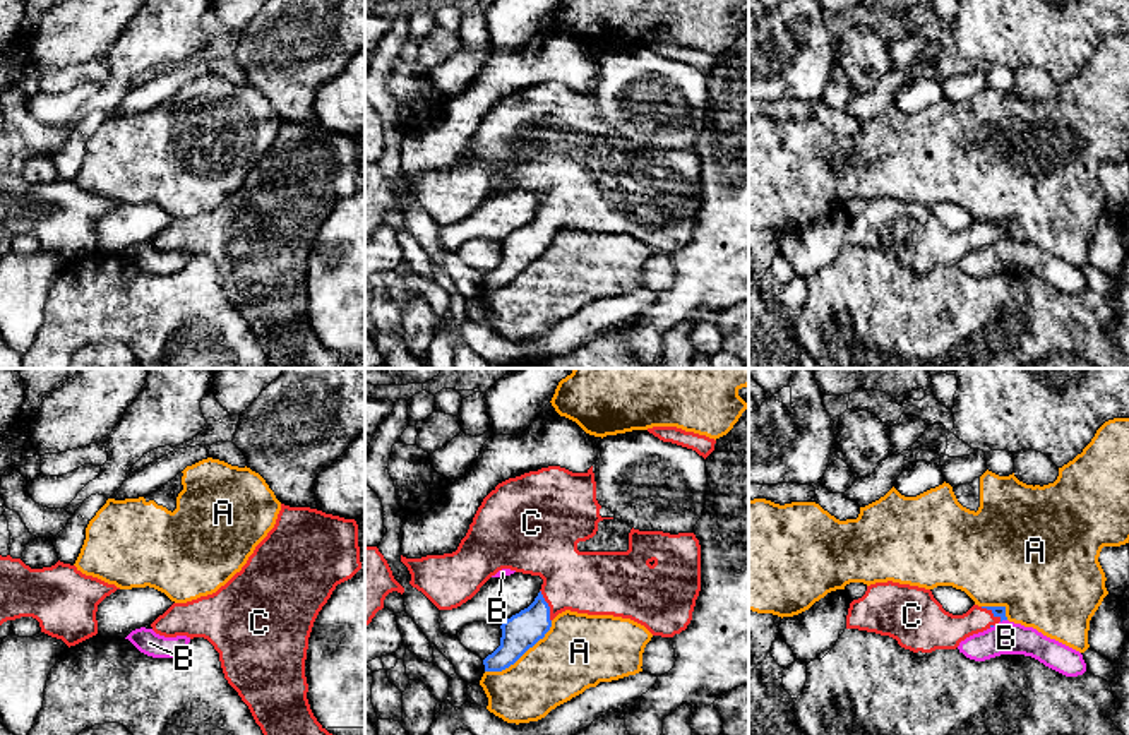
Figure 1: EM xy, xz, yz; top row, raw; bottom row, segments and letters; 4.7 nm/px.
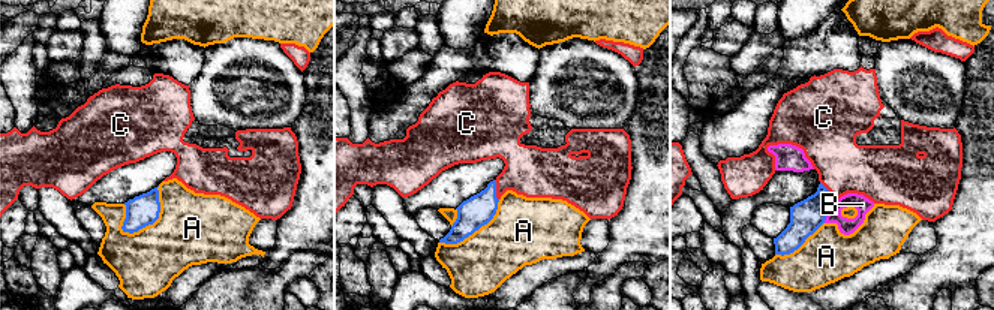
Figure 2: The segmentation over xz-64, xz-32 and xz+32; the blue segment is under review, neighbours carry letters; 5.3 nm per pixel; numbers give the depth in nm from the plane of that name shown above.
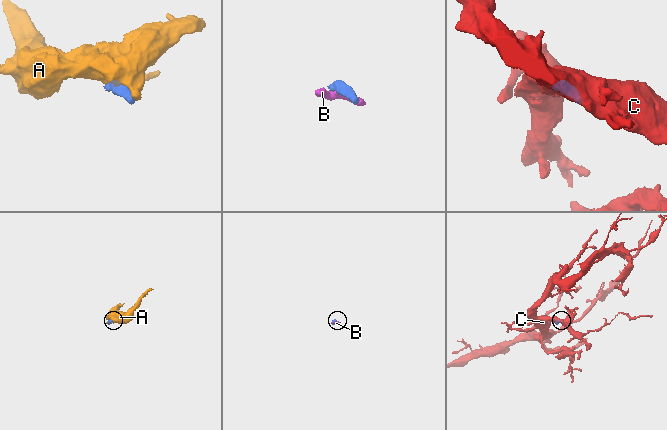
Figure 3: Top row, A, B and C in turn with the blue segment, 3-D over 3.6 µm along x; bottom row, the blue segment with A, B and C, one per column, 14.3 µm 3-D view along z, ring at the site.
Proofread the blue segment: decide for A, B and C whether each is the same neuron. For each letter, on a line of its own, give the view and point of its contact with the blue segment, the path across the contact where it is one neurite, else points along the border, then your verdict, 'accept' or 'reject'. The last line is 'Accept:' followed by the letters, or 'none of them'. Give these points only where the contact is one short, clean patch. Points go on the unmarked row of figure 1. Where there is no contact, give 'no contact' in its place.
A: xz (521, 271) | reject
B: yz (1003, 235) | reject
C: xz (547, 221) | across xz (519, 249), (547, 221), (569, 199), (595, 199) | accept
Accept: C

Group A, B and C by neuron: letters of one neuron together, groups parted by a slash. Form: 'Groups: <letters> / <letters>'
Groups: A / B / C

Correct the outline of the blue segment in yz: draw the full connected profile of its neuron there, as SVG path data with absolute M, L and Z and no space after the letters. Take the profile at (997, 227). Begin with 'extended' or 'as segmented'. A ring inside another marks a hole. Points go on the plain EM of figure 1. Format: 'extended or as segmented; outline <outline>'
extended; outline M887 197L867 202L865 211L850 219L846 245L889 252L901 264L923 274L935 266L956 266L966 254L983 248L1002 236L1007 236L1006 223L973 221L966 230L953 231L942 224L930 206Z

